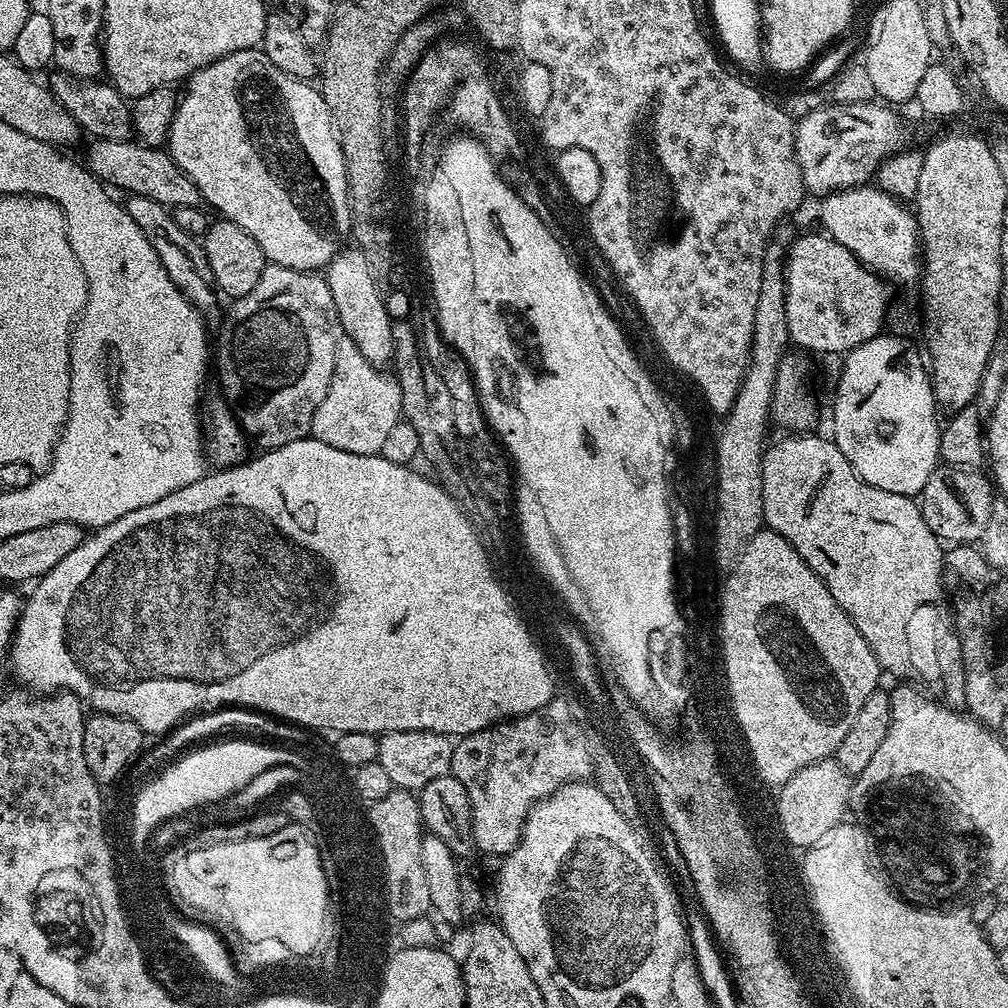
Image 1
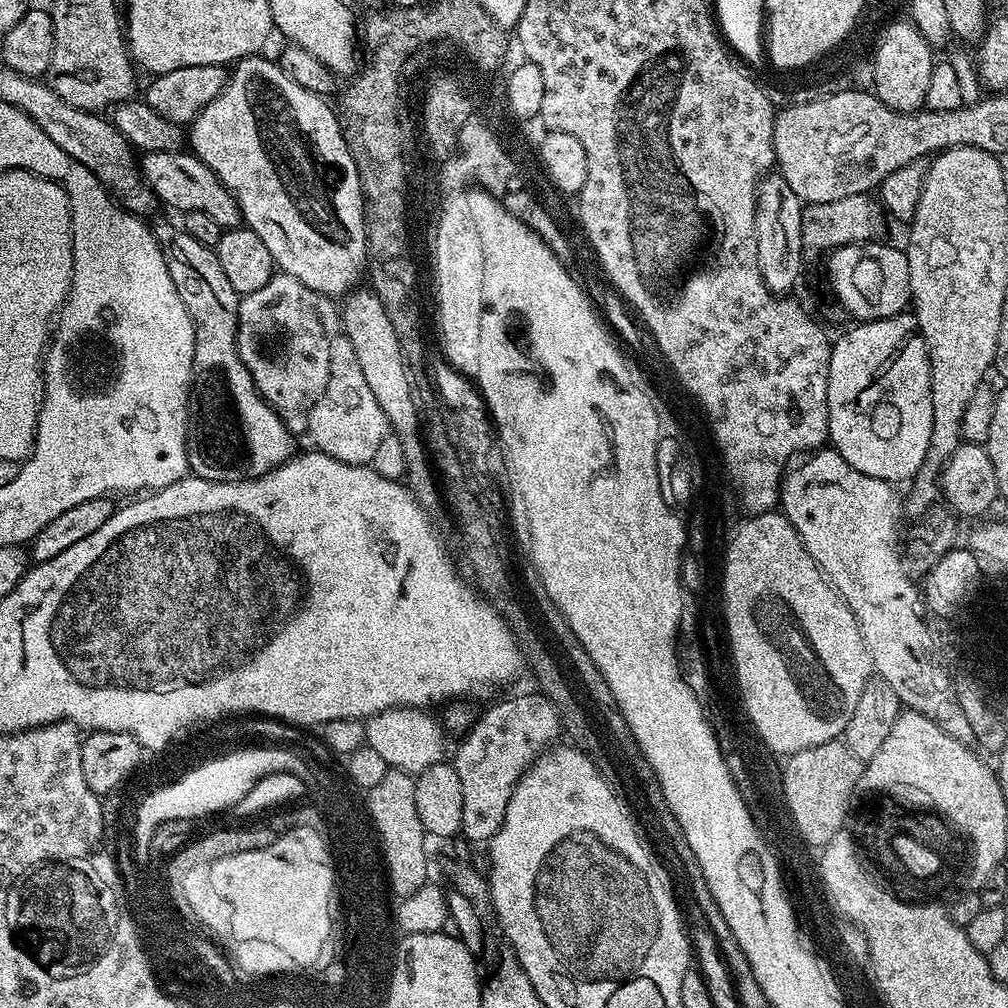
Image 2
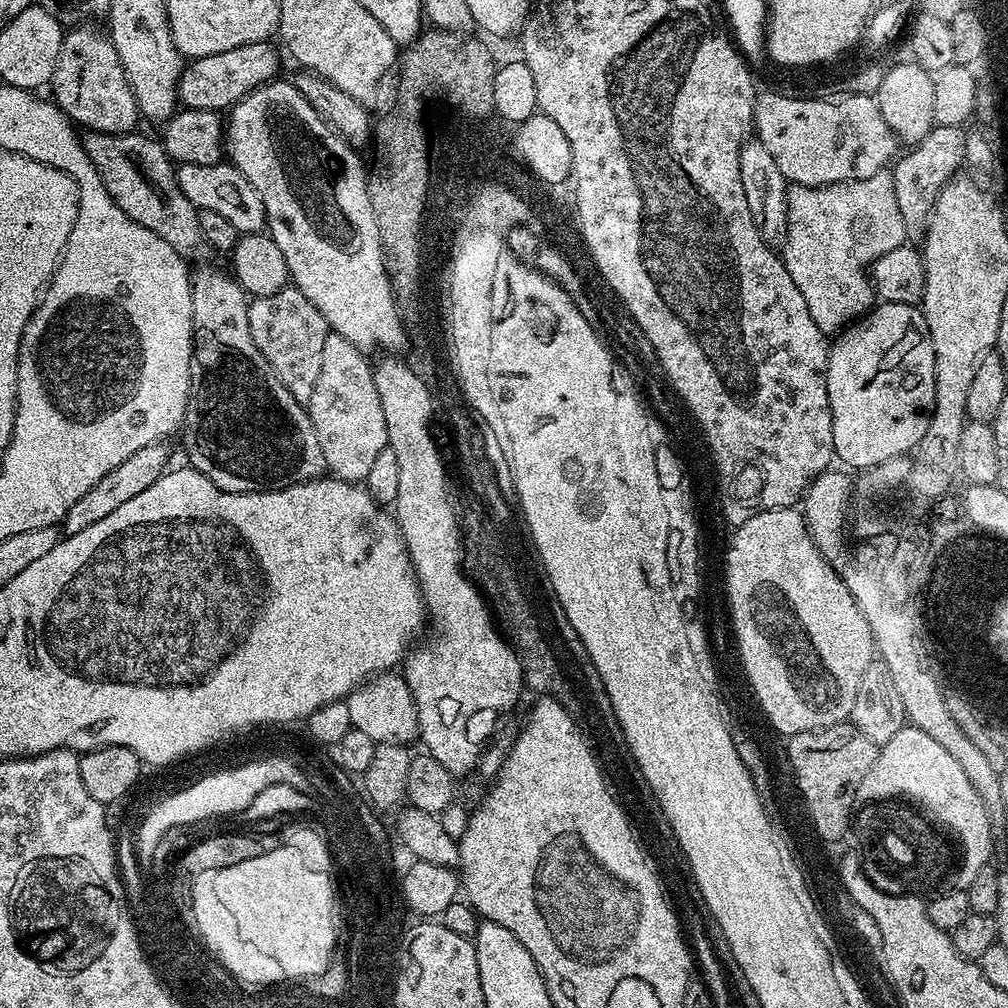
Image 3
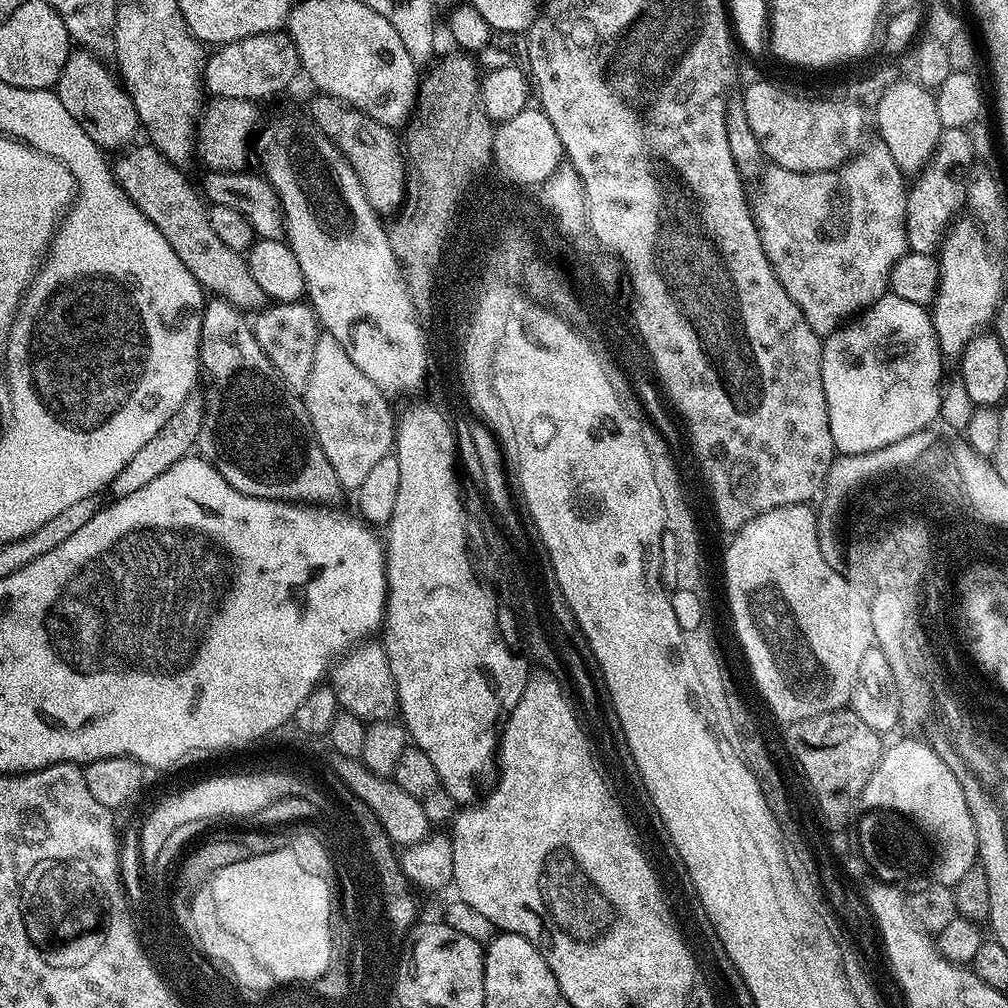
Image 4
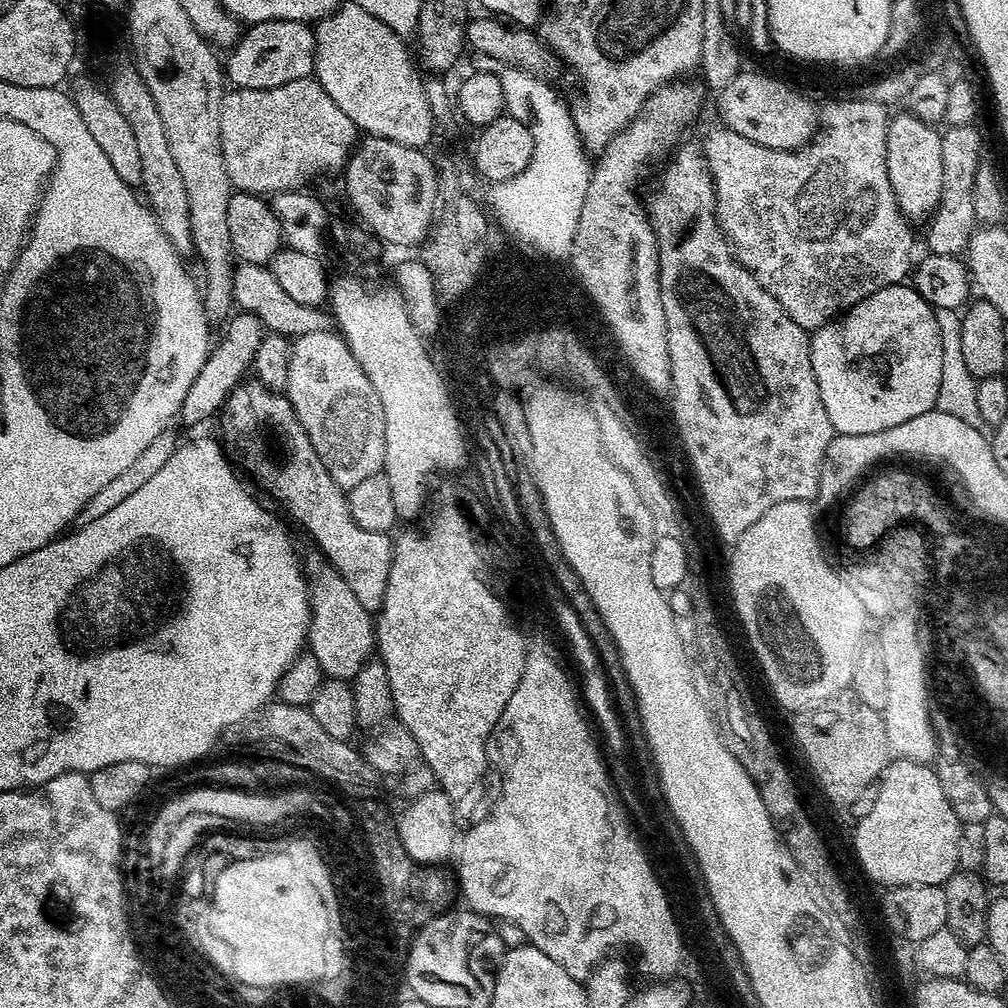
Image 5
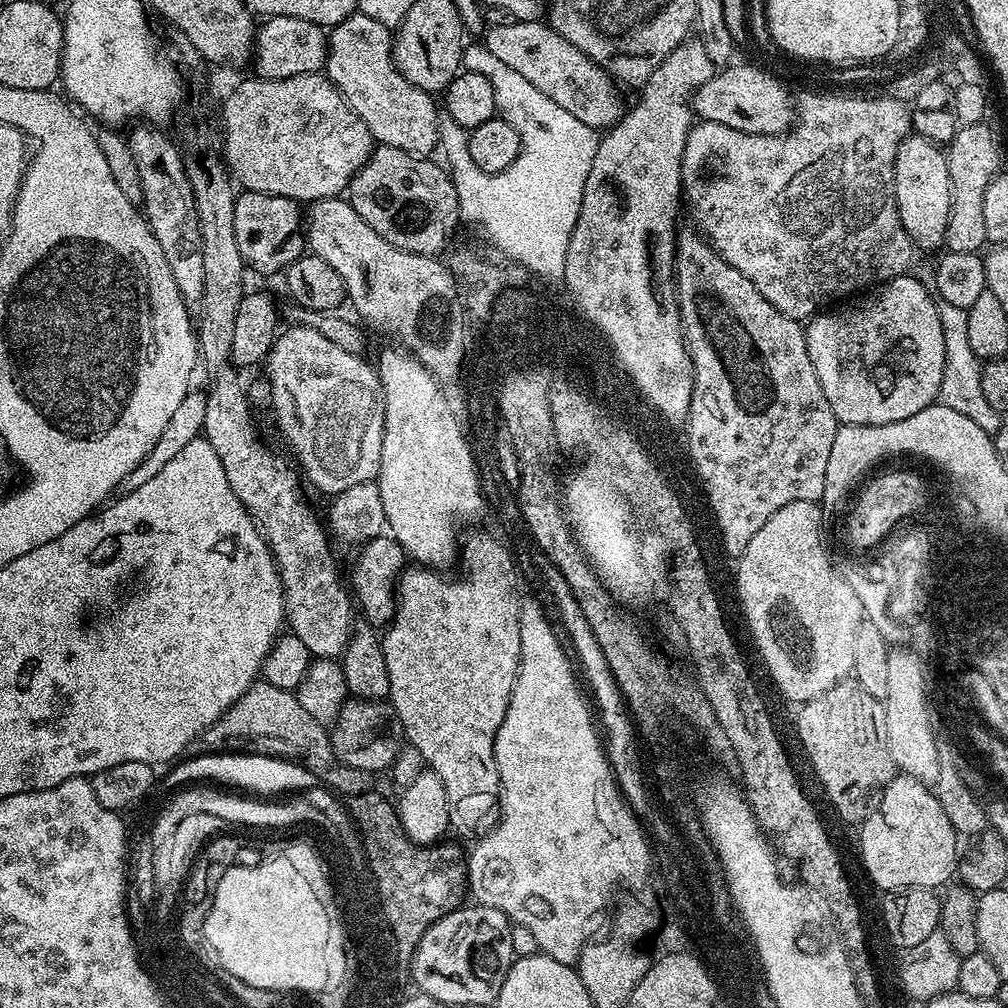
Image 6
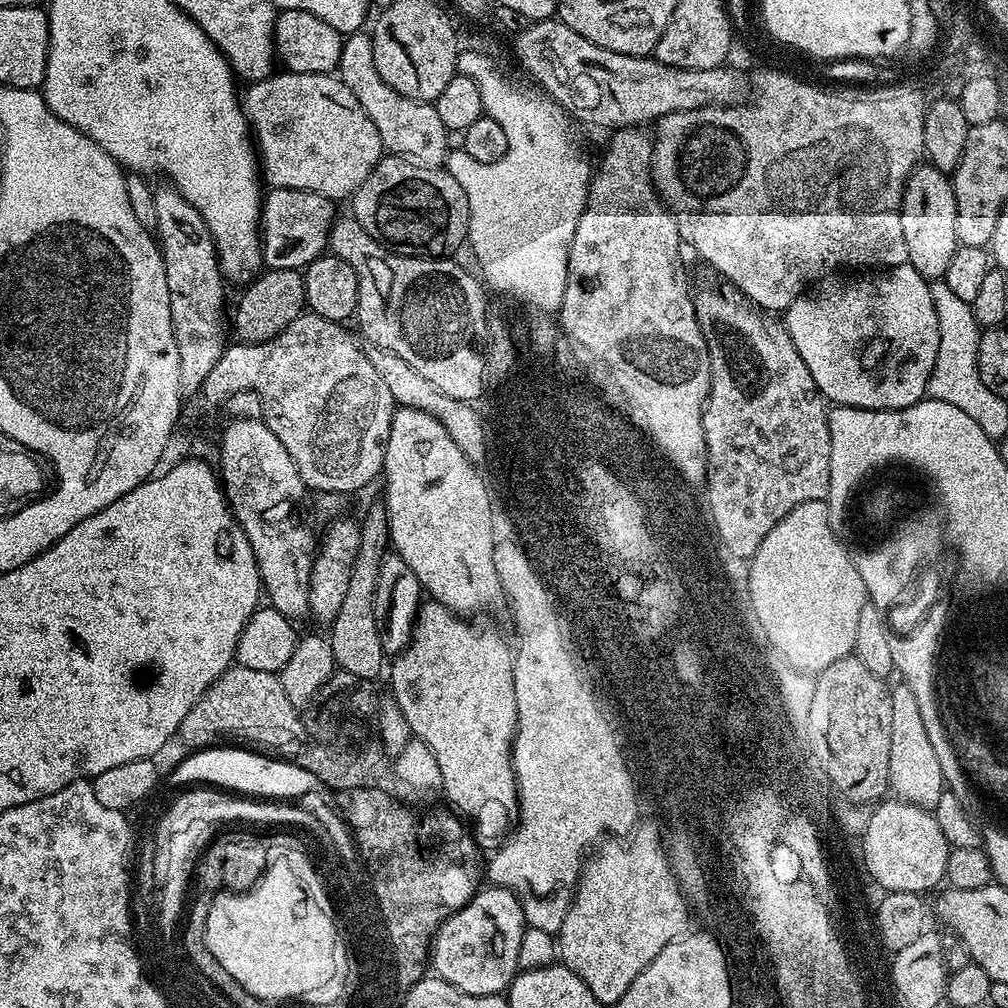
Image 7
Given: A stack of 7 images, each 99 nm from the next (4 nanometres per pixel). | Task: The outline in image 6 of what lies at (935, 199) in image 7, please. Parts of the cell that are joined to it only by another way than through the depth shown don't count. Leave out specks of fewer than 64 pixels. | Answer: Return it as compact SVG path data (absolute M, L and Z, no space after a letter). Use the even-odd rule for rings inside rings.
M909 134L900 143L894 158L894 198L898 218L902 218L902 226L917 249L936 248L944 244L952 205L952 187L948 157L941 145L915 134Z

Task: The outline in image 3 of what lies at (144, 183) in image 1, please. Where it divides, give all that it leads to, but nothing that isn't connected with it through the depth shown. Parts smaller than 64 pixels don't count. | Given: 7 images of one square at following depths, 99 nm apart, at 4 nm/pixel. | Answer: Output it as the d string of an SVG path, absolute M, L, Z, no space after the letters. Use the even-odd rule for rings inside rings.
M221 162L210 166L197 164L180 164L176 168L176 182L182 194L190 198L190 202L197 210L205 208L214 210L234 226L240 234L260 234L265 231L266 221L264 207L258 190L254 190L252 183L236 169L231 162Z

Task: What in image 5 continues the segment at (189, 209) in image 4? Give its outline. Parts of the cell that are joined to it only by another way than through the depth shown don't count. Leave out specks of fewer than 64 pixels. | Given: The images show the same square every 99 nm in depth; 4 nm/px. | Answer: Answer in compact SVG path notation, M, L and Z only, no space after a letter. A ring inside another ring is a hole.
M240 262L235 265L232 274L232 298L239 311L257 316L265 329L272 334L295 338L306 334L331 332L334 328L331 311L294 302L294 298L290 298L290 294L286 294L286 290L278 286L278 278L274 278L271 267L262 264Z

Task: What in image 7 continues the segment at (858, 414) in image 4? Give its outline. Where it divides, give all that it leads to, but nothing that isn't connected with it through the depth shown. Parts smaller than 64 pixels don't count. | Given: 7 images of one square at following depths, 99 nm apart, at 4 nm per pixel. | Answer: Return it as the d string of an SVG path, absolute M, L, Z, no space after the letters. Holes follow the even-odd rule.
M910 263L900 264L896 268L880 270L875 274L852 274L849 275L852 276L849 280L844 276L847 275L829 274L815 286L809 287L808 291L803 296L798 297L783 313L783 327L788 329L798 354L802 354L802 362L806 362L806 366L810 370L818 390L824 395L825 401L836 406L845 404L851 408L865 408L875 412L878 410L899 412L901 408L914 406L919 400L925 399L930 374L934 370L934 358L938 358L938 314L934 310L934 298L929 281L925 280L922 274L918 274L918 270L914 270L914 266Z

